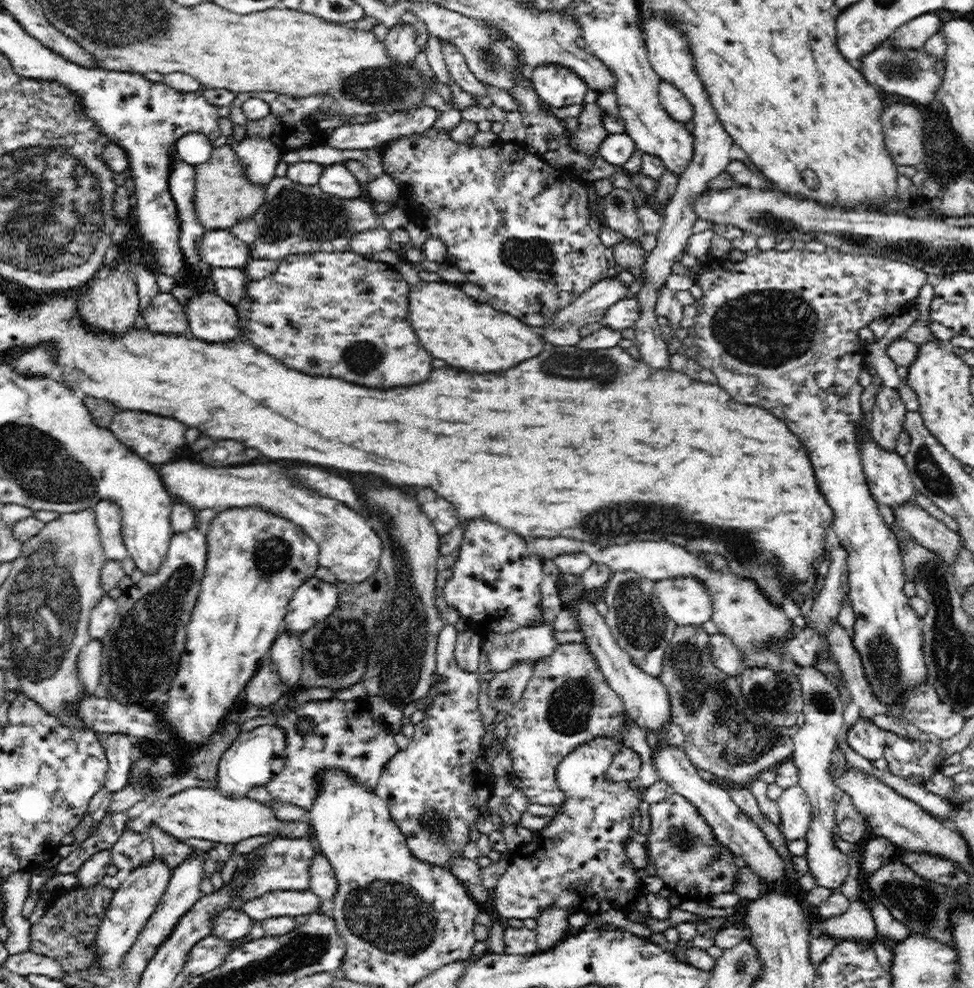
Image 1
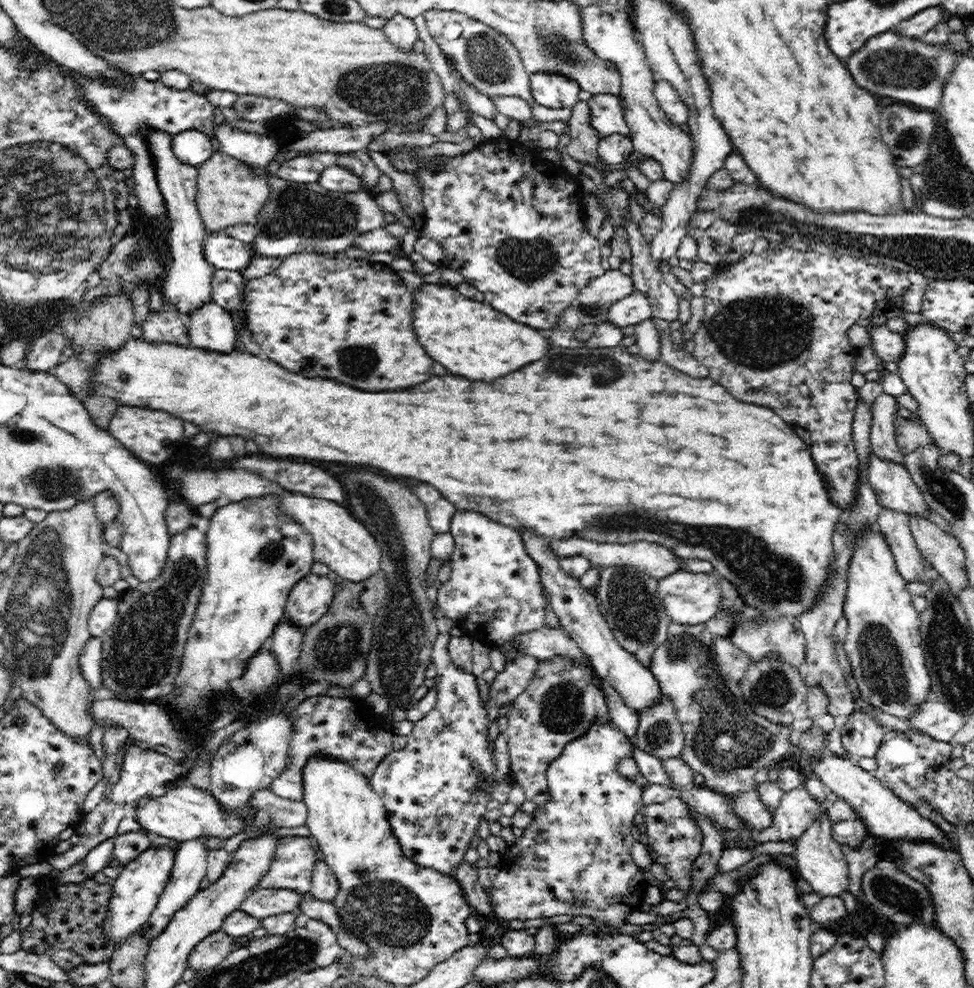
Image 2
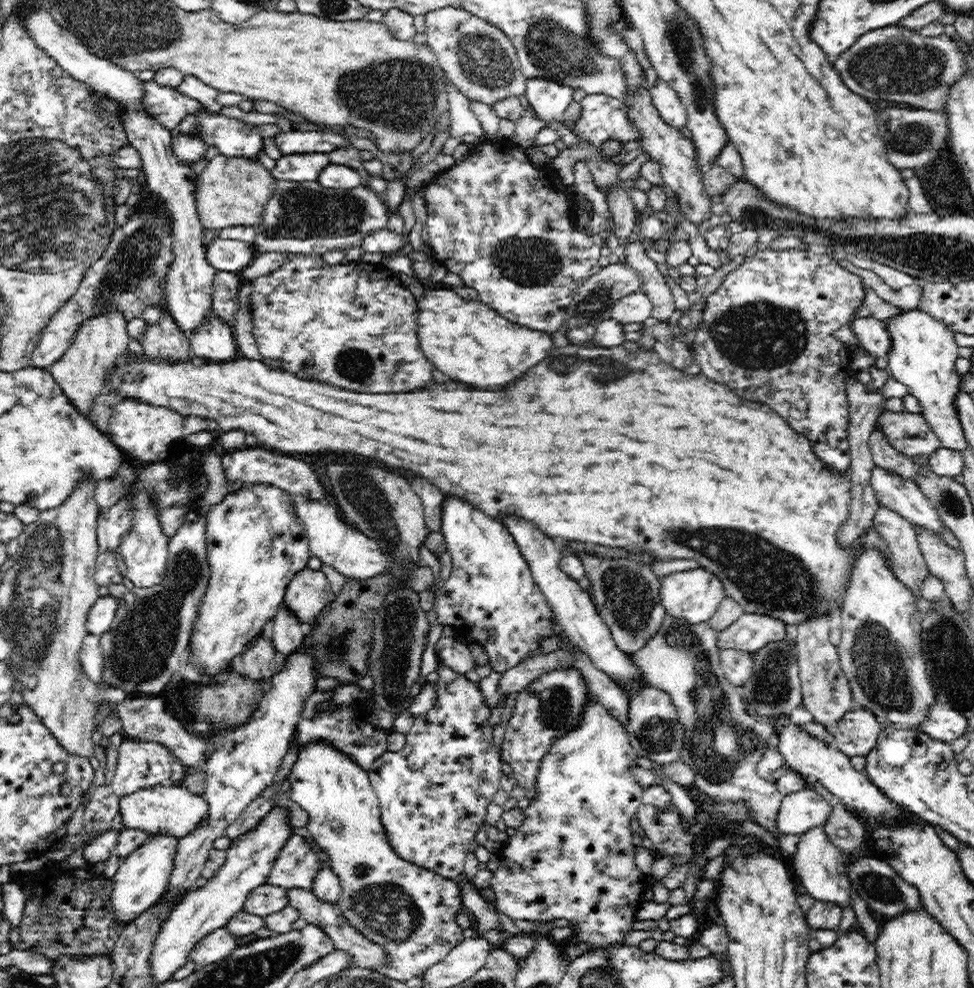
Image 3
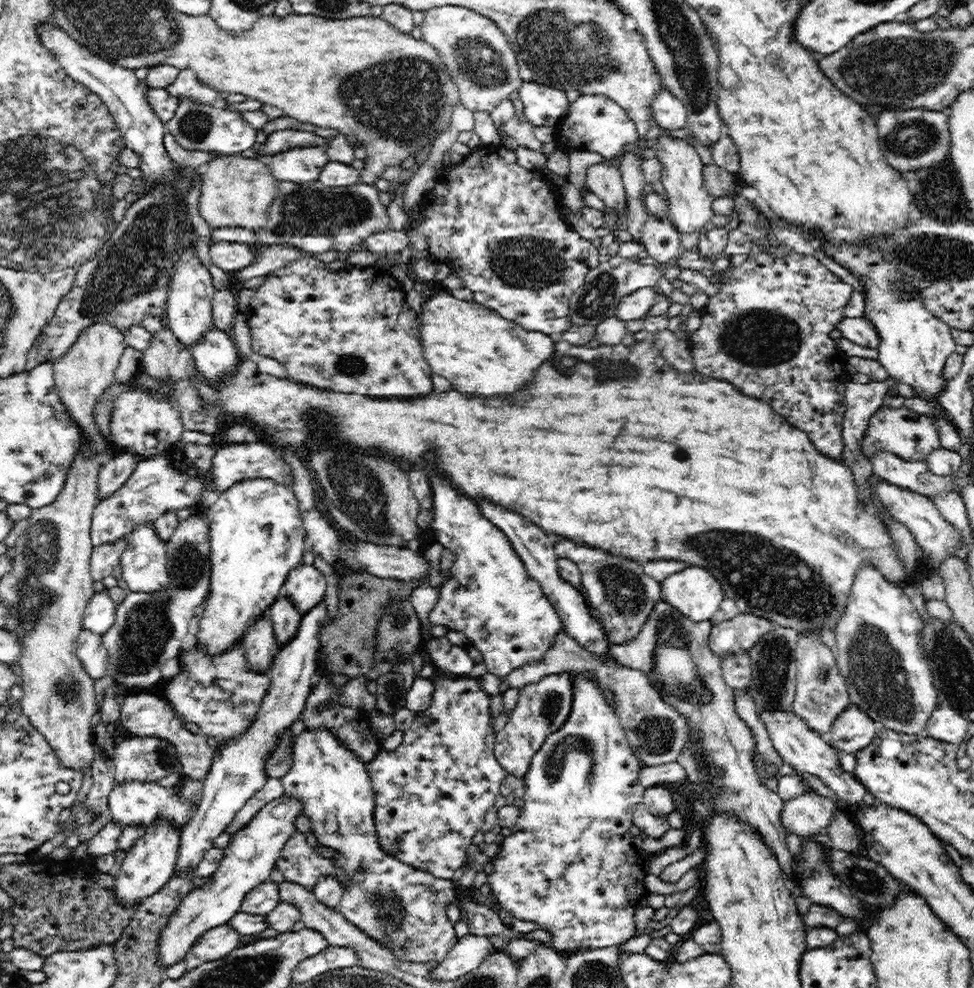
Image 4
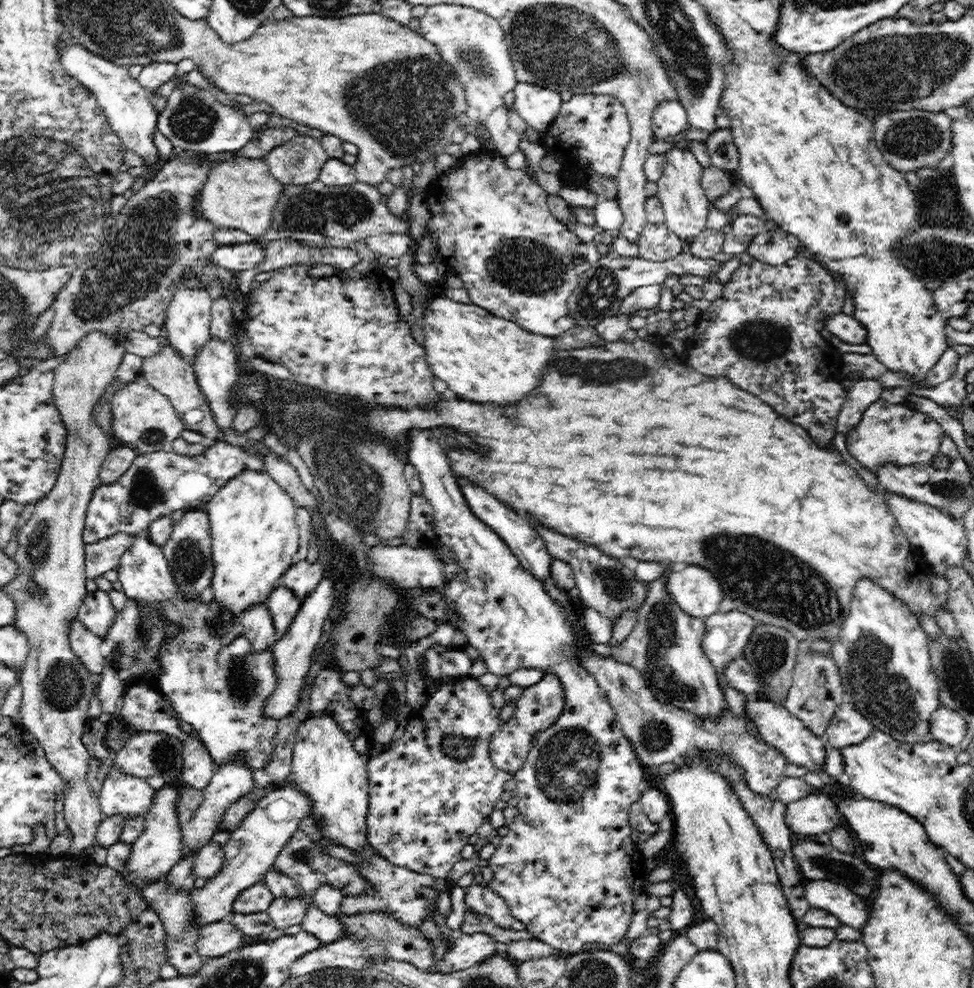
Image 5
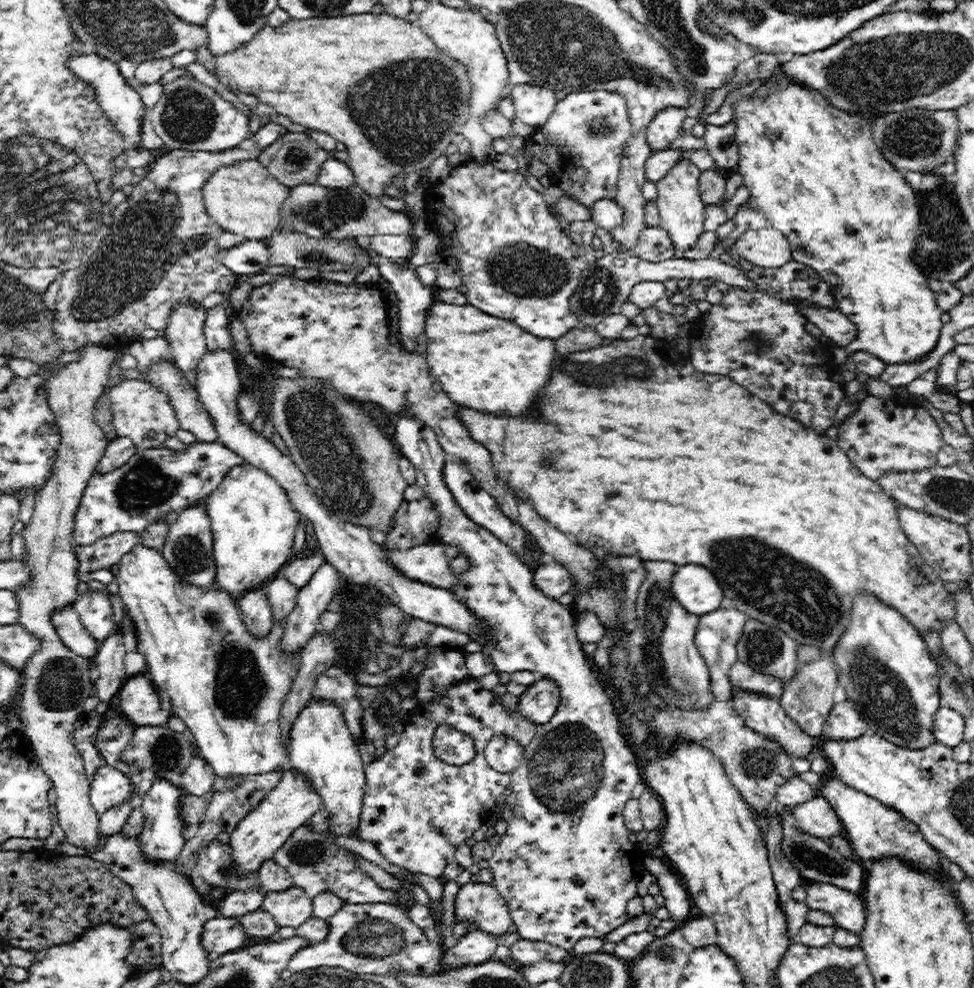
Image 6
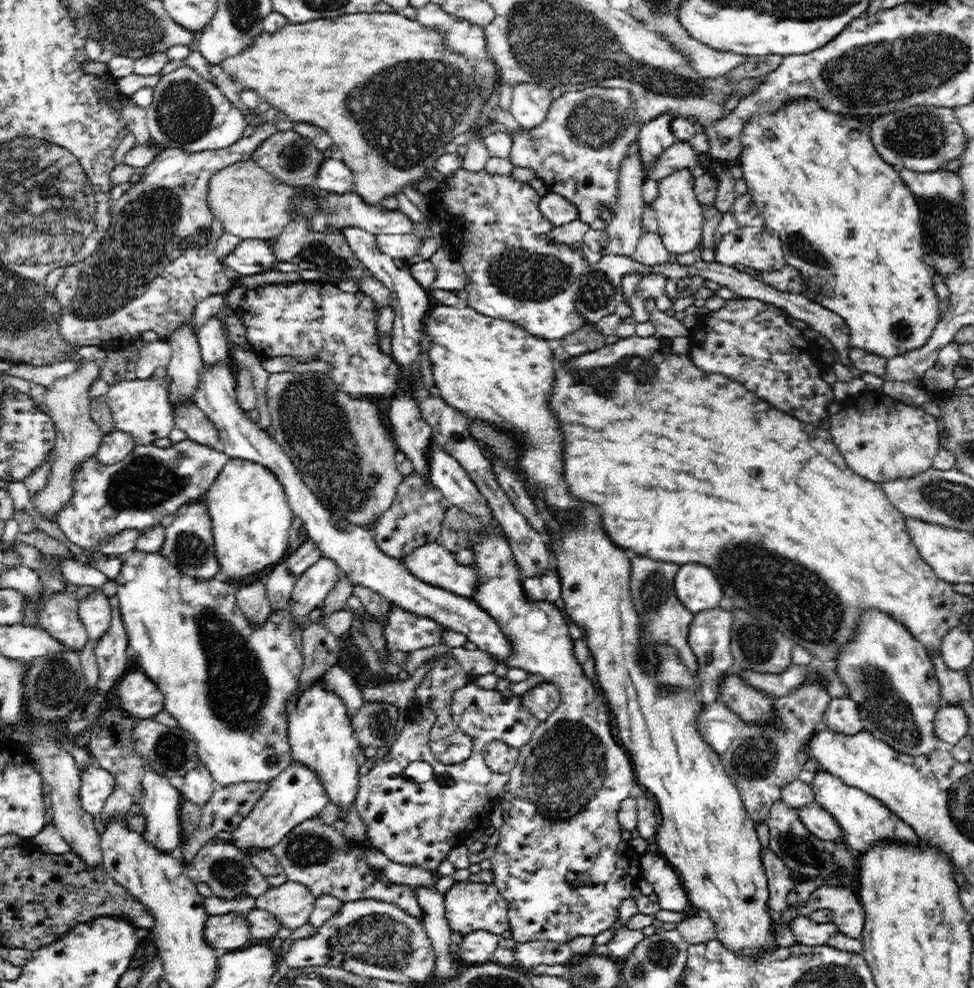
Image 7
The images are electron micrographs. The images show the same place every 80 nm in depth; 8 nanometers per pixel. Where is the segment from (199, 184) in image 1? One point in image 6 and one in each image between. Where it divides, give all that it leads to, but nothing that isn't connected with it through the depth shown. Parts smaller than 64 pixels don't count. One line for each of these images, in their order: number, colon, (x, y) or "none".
2: (228, 193)
3: (231, 191)
4: (236, 191)
5: (241, 195)
6: (244, 198)

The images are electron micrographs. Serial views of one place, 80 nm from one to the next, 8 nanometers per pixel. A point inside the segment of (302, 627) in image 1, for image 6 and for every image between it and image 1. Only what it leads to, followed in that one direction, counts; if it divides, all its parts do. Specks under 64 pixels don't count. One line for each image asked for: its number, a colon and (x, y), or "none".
2: (310, 598)
3: (308, 594)
4: (305, 587)
5: (303, 577)
6: (299, 571)

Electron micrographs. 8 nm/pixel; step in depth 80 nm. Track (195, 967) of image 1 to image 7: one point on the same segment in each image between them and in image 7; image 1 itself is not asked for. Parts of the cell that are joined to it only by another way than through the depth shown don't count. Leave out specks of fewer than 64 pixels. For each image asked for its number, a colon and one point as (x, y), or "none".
2: (209, 952)
3: (219, 943)
4: (215, 944)
5: (215, 939)
6: (220, 934)
7: (229, 932)

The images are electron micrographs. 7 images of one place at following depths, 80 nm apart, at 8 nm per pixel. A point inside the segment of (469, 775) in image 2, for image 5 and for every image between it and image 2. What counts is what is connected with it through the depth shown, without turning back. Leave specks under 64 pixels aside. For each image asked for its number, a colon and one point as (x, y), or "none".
3: (434, 794)
4: (432, 793)
5: (424, 806)

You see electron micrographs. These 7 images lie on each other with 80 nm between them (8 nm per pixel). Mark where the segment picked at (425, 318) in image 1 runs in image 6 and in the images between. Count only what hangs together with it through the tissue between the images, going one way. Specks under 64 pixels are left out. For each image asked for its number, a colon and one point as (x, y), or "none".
2: (468, 338)
3: (466, 340)
4: (471, 346)
5: (481, 357)
6: (487, 362)

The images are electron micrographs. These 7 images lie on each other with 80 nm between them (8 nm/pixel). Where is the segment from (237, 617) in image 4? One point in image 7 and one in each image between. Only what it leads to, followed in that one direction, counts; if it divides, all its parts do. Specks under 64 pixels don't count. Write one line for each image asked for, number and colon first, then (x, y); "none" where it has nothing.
5: (252, 520)
6: (253, 523)
7: (250, 515)

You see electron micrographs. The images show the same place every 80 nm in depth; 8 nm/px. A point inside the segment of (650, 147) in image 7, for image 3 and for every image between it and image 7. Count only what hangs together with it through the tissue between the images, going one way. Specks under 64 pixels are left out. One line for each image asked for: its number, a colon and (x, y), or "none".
3: (669, 106)
4: (670, 113)
5: (669, 118)
6: (665, 127)

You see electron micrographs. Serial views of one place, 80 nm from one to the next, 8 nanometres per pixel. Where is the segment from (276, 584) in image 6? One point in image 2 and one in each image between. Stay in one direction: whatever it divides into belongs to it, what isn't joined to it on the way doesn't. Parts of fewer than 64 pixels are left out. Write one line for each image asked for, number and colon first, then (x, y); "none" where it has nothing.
2: (286, 642)
3: (286, 631)
4: (284, 617)
5: (282, 603)

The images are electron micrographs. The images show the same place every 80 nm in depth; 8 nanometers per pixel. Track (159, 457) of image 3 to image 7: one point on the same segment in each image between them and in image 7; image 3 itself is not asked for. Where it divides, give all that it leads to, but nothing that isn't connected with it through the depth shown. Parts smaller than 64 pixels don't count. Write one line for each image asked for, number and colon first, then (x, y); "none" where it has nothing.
4: (144, 426)
5: (143, 418)
6: (141, 413)
7: (141, 407)

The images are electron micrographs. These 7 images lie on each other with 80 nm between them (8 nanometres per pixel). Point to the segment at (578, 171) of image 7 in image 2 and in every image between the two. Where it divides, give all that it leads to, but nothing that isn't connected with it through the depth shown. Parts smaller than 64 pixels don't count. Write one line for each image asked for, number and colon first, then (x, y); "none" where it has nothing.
2: (607, 118)
3: (602, 117)
4: (593, 123)
5: (590, 132)
6: (582, 142)

